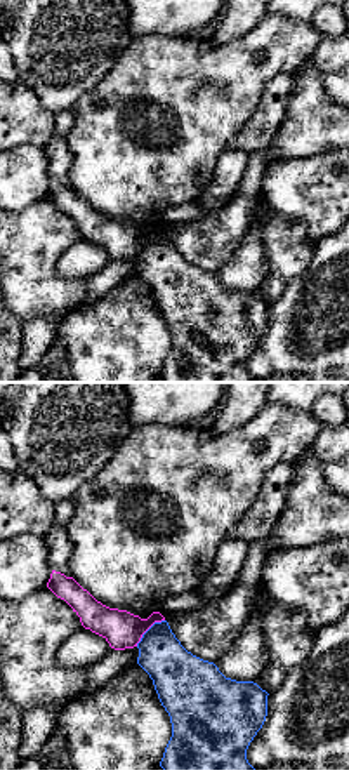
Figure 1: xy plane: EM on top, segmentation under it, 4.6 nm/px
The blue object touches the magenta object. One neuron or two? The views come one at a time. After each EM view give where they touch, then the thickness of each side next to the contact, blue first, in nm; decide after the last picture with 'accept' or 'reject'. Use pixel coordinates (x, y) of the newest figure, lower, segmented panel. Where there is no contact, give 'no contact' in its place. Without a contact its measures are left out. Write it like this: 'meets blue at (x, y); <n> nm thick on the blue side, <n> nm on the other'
meets blue at (148, 630); 240 nm thick on the blue side, 180 nm on the other

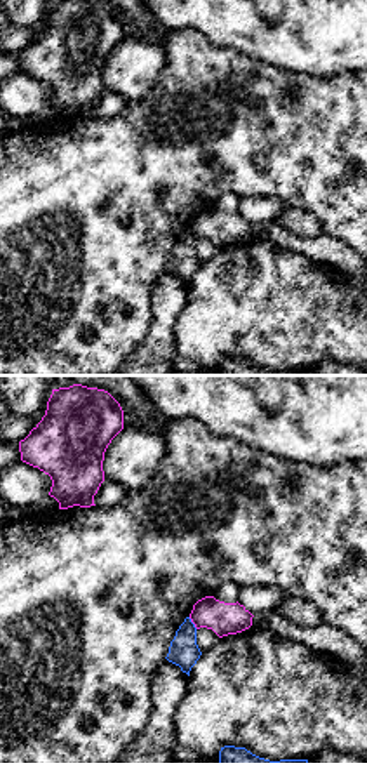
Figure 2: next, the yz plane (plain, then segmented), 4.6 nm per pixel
meets blue at (192, 623); 140 nm thick on the blue side, 150 nm on the other

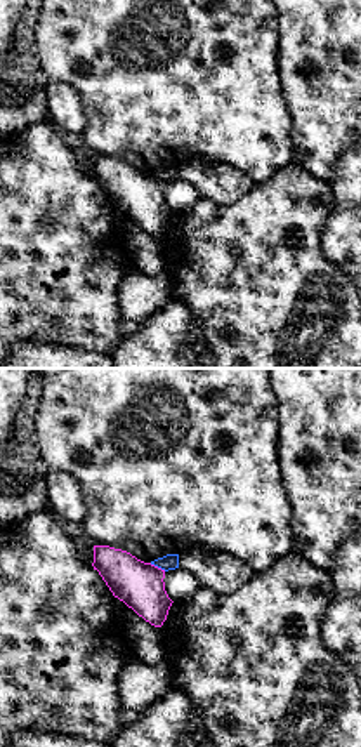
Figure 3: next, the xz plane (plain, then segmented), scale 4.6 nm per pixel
meets blue at (158, 567); 80 nm thick on the blue side, 220 nm on the other

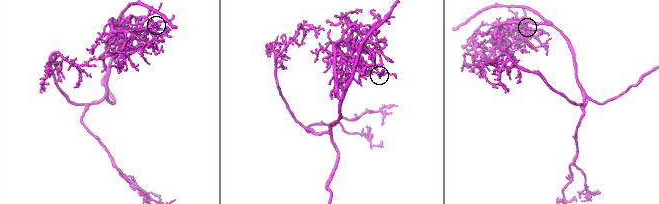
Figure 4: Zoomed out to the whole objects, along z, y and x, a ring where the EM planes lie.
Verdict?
reject

